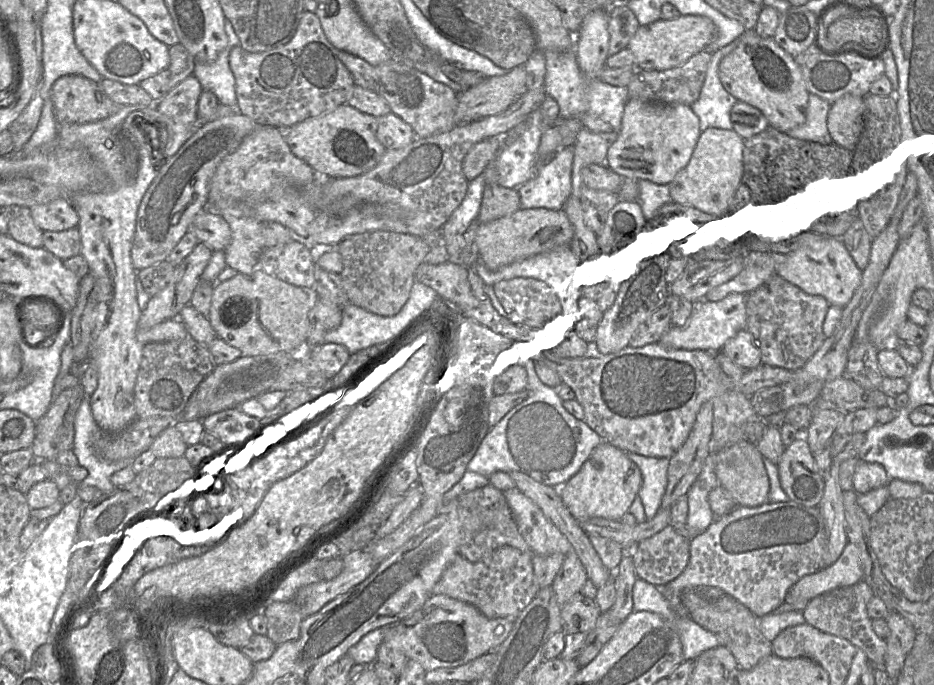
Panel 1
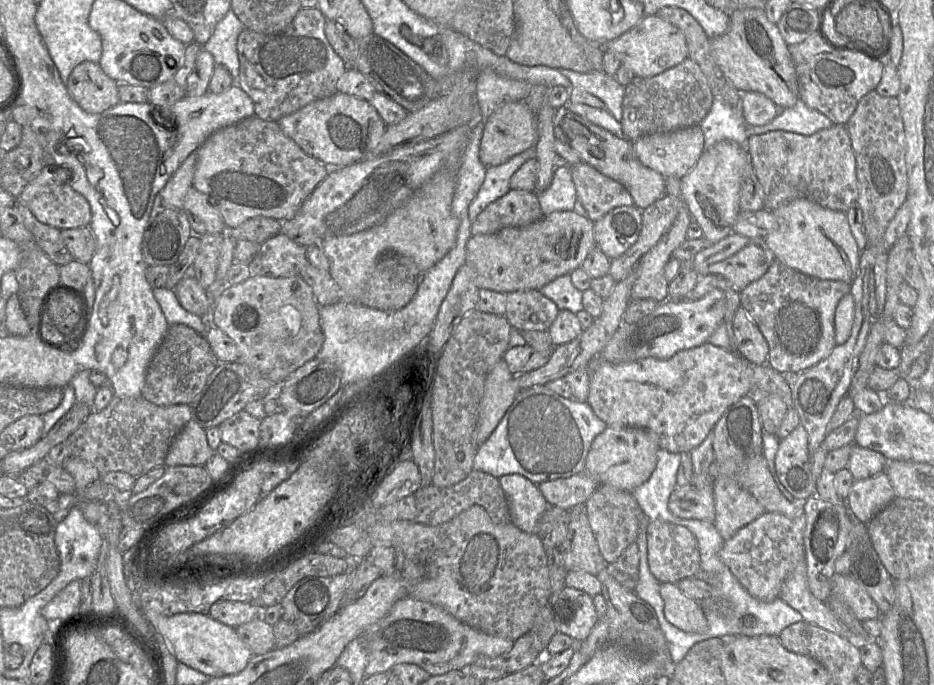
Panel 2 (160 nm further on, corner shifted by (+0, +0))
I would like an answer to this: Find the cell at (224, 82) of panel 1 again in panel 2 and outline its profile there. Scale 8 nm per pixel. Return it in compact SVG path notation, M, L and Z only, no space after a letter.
M232 9L215 25L209 40L202 45L210 52L214 61L223 65L231 74L237 84L239 74L239 58L237 54L237 40L239 34L245 29Z

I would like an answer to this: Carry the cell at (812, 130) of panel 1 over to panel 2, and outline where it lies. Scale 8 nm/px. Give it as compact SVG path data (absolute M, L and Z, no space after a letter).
M800 98L789 107L780 109L775 118L762 126L747 126L747 135L759 135L774 130L784 130L805 136L830 128L831 120L817 110L808 107Z

